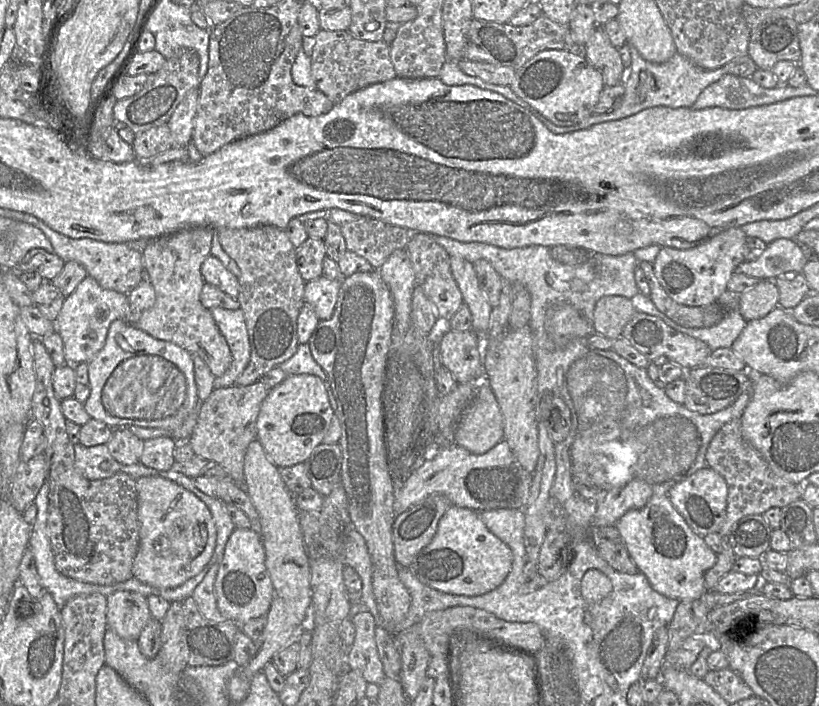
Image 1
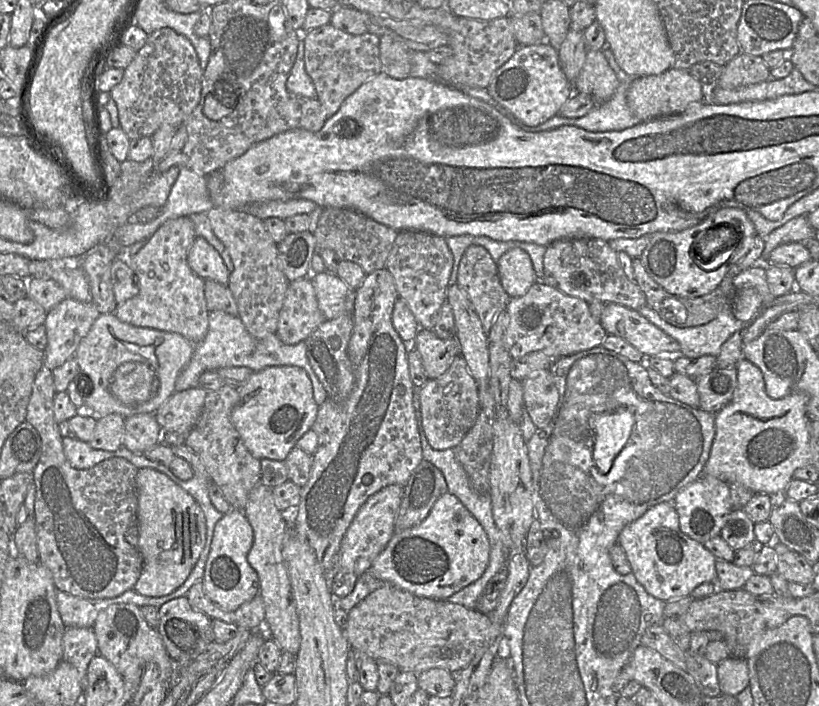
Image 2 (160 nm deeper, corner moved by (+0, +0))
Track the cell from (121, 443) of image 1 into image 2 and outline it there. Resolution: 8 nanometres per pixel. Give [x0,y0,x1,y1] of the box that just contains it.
[88,413,125,451]

